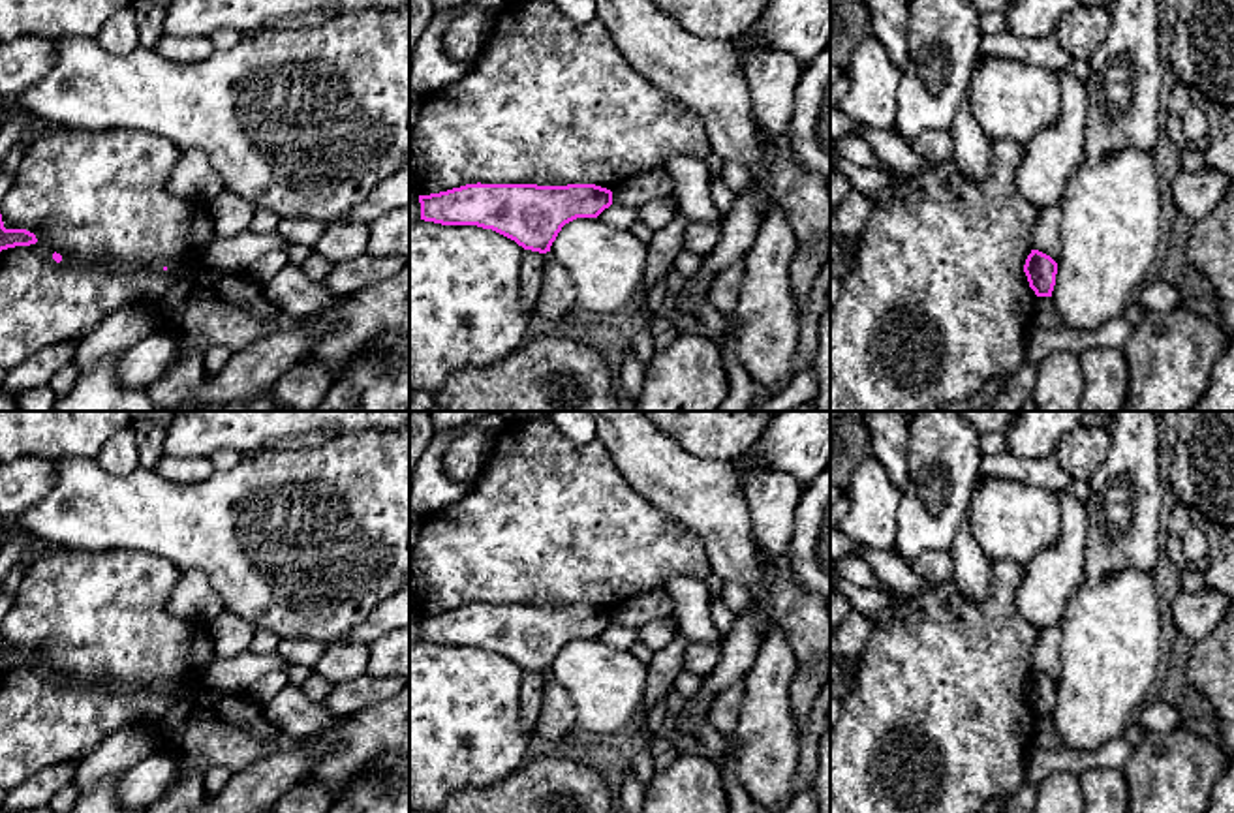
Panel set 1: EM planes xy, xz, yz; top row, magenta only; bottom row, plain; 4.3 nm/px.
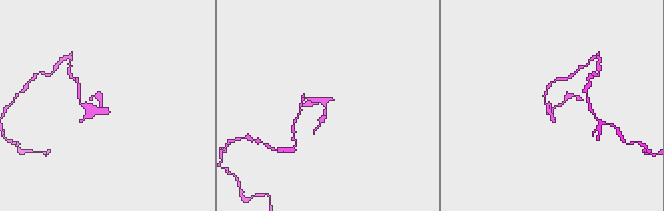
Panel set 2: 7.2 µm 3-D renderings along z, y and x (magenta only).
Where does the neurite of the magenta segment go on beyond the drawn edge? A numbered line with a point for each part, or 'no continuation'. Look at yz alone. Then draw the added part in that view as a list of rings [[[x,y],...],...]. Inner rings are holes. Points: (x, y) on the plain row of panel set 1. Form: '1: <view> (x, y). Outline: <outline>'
no continuation

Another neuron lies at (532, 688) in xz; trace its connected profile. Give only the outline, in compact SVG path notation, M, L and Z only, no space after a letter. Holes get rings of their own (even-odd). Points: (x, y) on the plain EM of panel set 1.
M524 670L522 687L520 687L520 704L522 704L522 727L526 734L535 736L535 725L541 715L545 691L545 674Z

